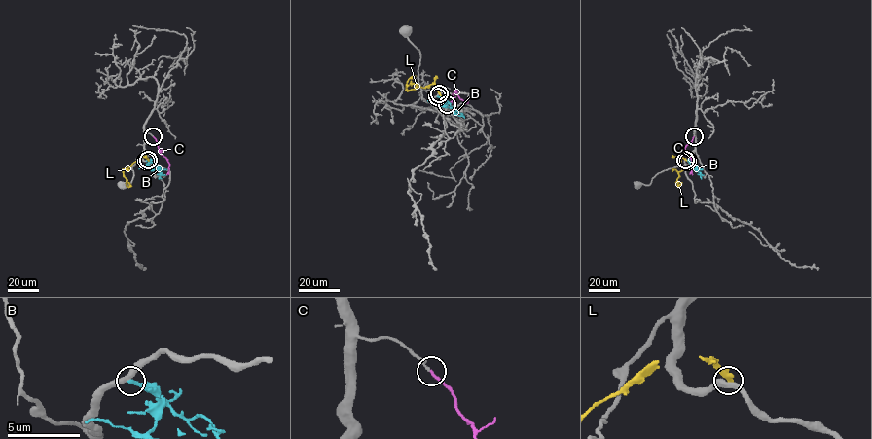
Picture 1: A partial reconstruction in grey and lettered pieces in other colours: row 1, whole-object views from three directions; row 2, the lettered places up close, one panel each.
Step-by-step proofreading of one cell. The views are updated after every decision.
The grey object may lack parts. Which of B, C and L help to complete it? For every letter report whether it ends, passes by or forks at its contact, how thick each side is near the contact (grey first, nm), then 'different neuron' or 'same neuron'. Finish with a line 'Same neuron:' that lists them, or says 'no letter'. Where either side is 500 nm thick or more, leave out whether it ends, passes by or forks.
B: it ends; calibres 380 and 240 nm; different neuron
C: it ends; calibres 110 and 180 nm; same neuron
L: calibres 400 and 550 nm; different neuron
Same neuron: C

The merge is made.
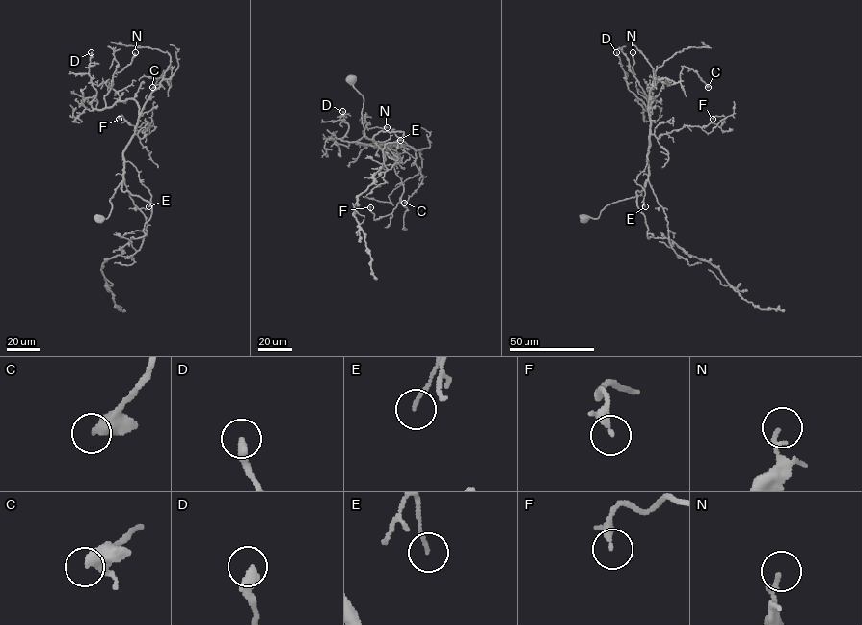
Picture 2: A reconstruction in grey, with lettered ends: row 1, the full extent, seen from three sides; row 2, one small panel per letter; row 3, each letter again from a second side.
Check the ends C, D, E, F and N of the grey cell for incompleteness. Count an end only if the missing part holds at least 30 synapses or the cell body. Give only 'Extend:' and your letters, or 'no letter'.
Extend: no letter

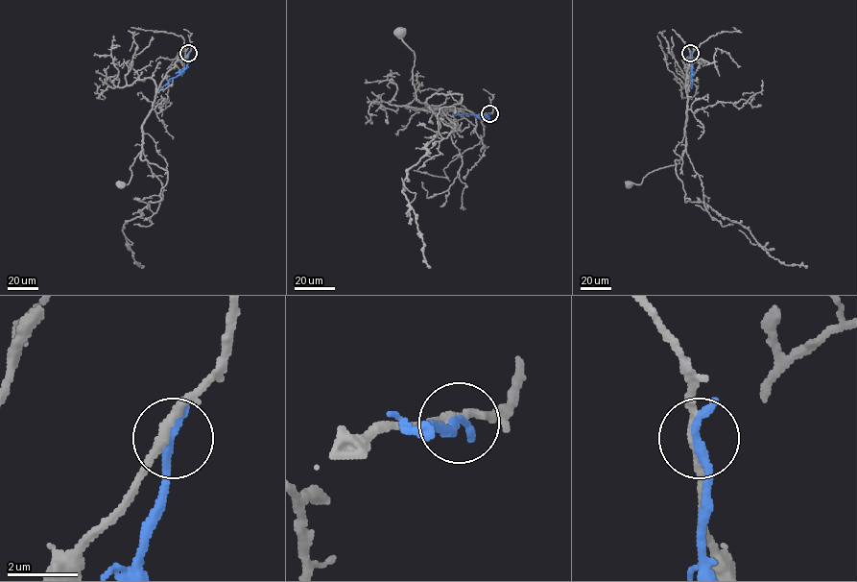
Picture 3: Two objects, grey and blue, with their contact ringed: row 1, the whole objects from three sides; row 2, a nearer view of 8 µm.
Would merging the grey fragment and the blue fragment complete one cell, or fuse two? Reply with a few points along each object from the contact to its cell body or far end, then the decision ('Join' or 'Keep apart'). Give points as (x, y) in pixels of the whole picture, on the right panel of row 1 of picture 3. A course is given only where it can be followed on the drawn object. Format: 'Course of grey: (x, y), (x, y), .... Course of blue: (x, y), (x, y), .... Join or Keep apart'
Course of grey: (690, 53), (692, 60), (685, 81), (685, 150), (678, 163), (649, 172), (640, 184), (629, 183). Course of blue: (690, 53), (691, 88). Keep apart

